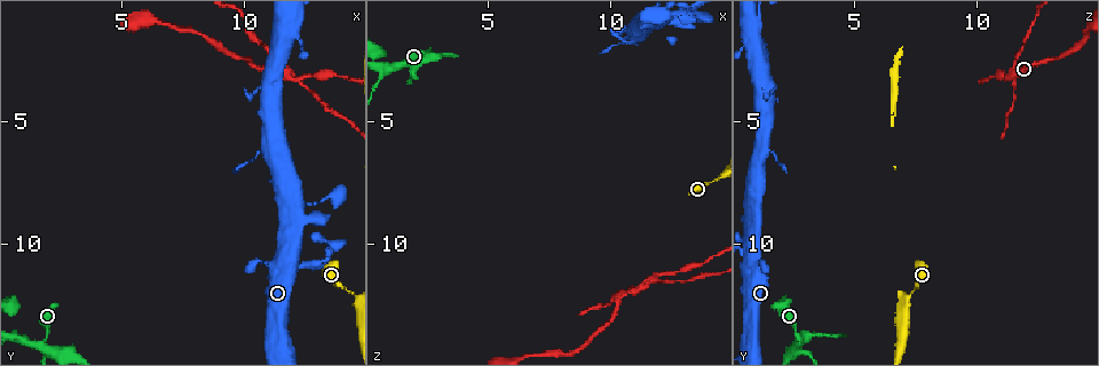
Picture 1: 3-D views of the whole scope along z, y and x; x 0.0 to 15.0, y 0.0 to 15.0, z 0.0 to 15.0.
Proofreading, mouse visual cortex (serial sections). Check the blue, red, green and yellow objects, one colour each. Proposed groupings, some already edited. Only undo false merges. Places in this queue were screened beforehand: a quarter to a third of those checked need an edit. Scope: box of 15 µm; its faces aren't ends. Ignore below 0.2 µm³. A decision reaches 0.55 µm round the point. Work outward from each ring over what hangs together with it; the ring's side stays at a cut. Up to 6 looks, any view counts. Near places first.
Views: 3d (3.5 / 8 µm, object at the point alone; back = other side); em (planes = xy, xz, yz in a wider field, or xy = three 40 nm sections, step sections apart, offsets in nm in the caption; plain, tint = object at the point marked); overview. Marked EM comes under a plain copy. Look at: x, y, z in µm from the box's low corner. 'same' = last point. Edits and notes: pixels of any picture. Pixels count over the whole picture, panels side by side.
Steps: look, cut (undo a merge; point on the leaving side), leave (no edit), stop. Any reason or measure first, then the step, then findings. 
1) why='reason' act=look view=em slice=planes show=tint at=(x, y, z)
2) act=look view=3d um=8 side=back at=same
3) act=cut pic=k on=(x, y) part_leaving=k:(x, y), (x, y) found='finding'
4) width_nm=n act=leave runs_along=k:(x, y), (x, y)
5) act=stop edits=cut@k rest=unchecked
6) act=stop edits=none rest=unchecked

why='thick turns thin' act=look view=3d um=3.5 at=(11.8, 2.9, 11.4)

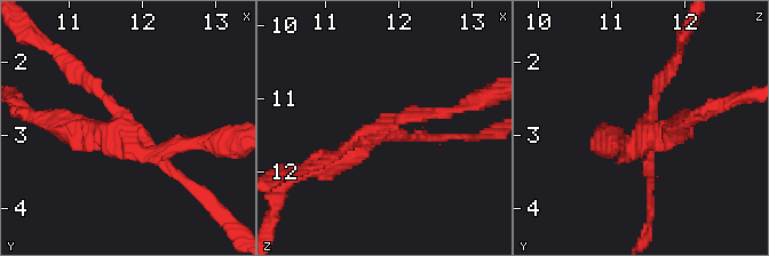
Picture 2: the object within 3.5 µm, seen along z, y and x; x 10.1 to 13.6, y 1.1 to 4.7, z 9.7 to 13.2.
arms=4 arm_widths_nm=150,150,150,300 act=look view=em slice=planes show=tint at=(11.80, 2.85, 11.50)

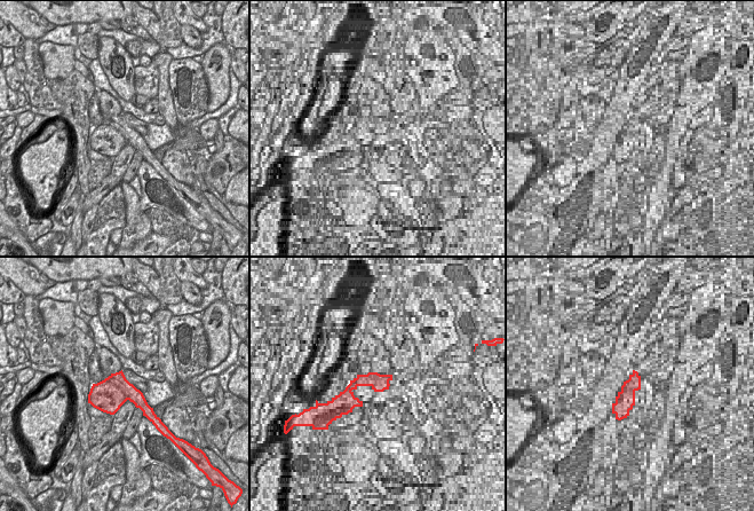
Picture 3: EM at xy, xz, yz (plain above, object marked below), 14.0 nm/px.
act=look view=em slice=xy step=2 show=tint at=same

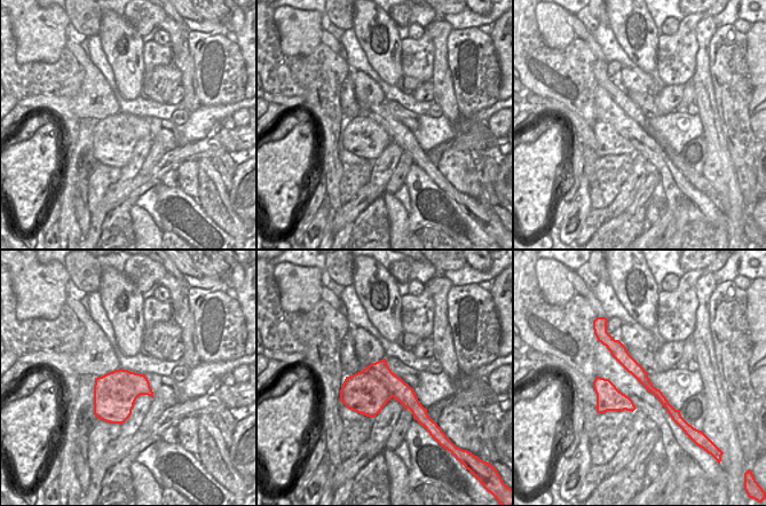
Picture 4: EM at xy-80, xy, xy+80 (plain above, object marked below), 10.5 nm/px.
act=cut pic=2 on=(95, 84) part_leaving=2:(126, 125), (49, 44) found='two cells meet here'

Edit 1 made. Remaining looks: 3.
act=look view=3d um=8 side=back at=(14.0, 3.1, 10.7)

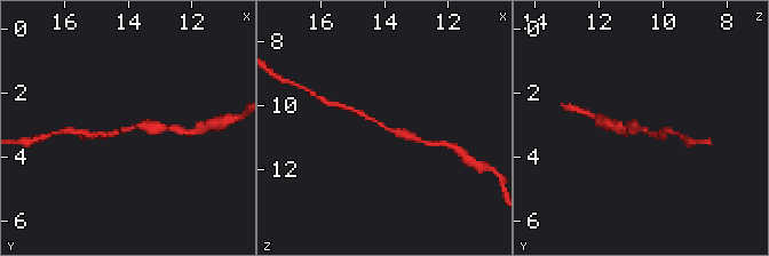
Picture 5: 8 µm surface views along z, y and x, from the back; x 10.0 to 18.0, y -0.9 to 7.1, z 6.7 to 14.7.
arm_widths_nm=150,300 why='shape alone is not enough' act=look view=em slice=planes show=tint at=(14.0, 3.2, 10.7)

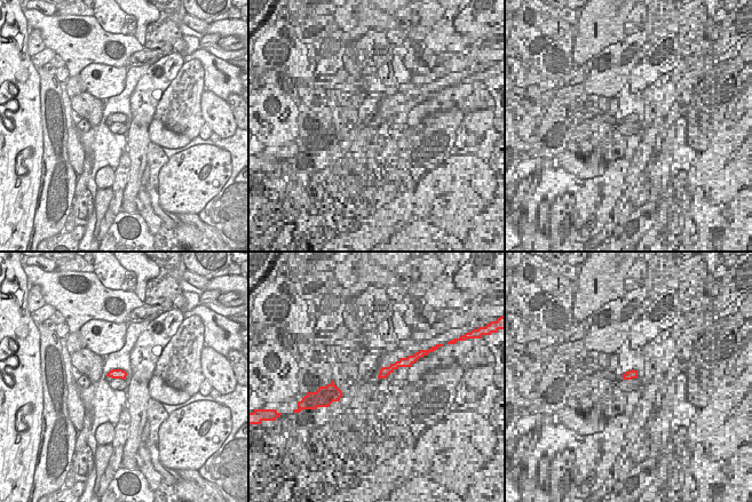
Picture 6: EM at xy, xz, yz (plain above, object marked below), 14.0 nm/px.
act=leave runs_along=5:(415, 137), (390, 132), (357, 112) found='all the same cell'

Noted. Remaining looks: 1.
act=stop edits=cut@2 rest=unchecked

